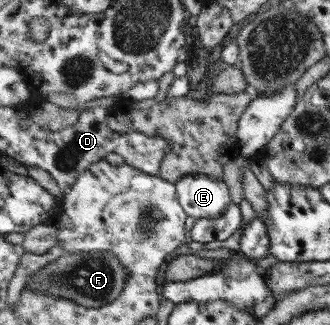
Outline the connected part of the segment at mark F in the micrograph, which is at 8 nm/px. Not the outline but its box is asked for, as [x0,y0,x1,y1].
[26,251,128,308]

